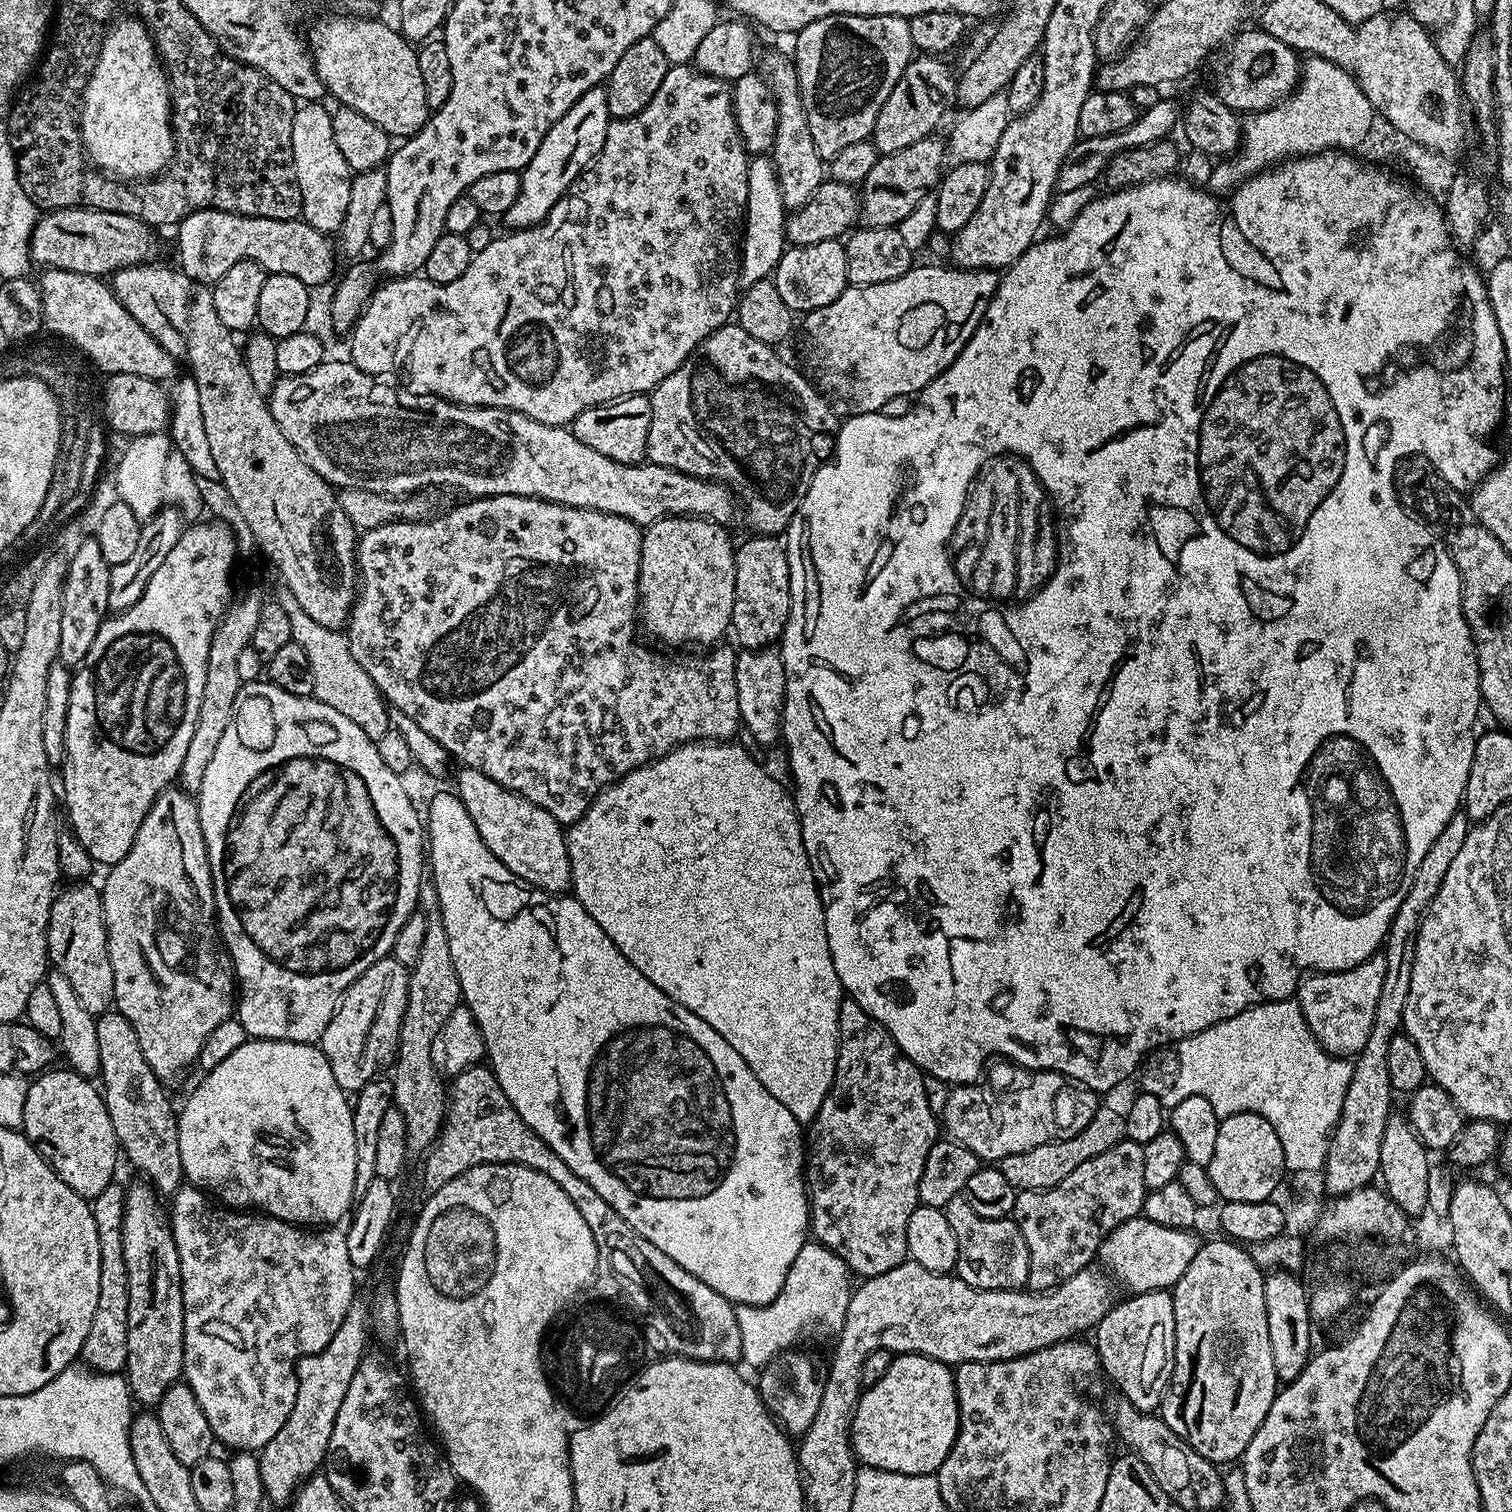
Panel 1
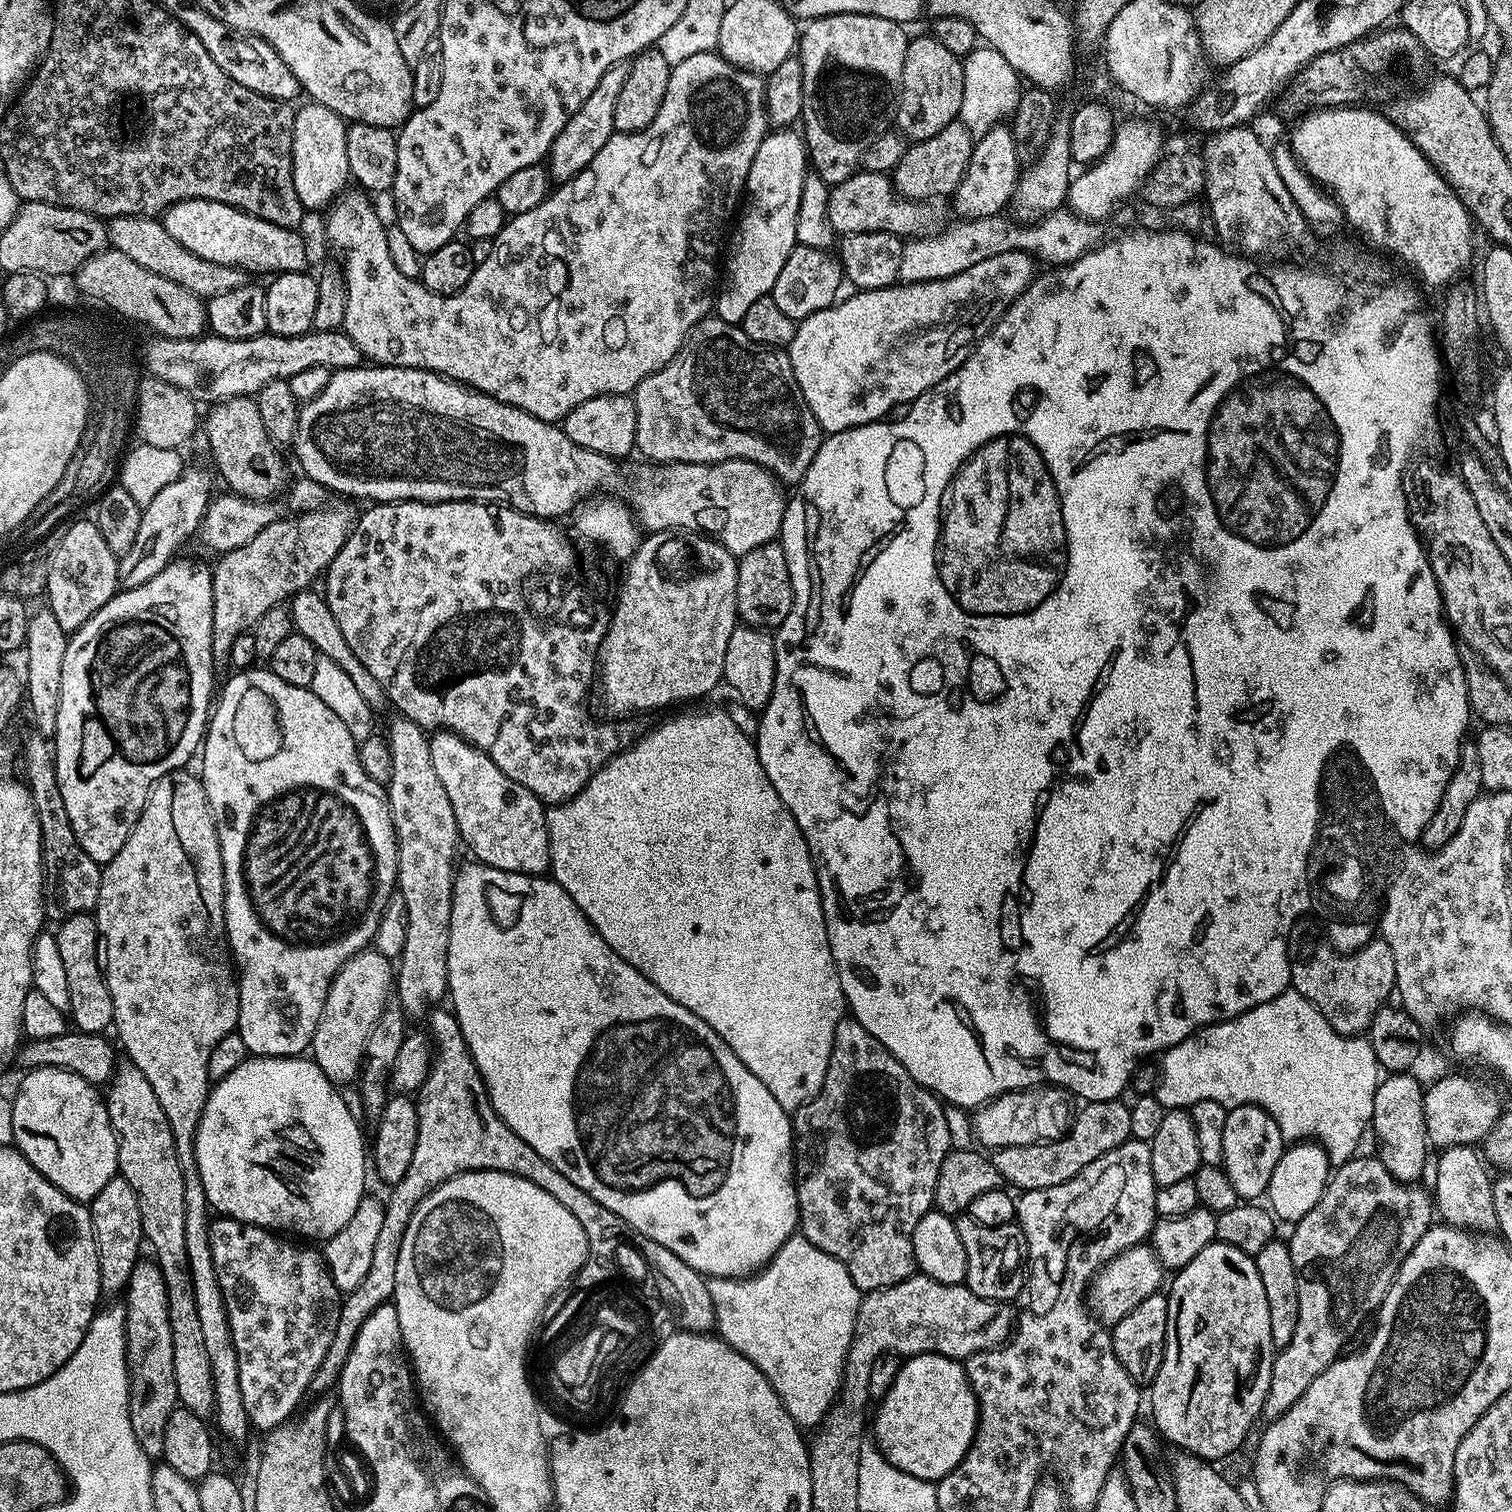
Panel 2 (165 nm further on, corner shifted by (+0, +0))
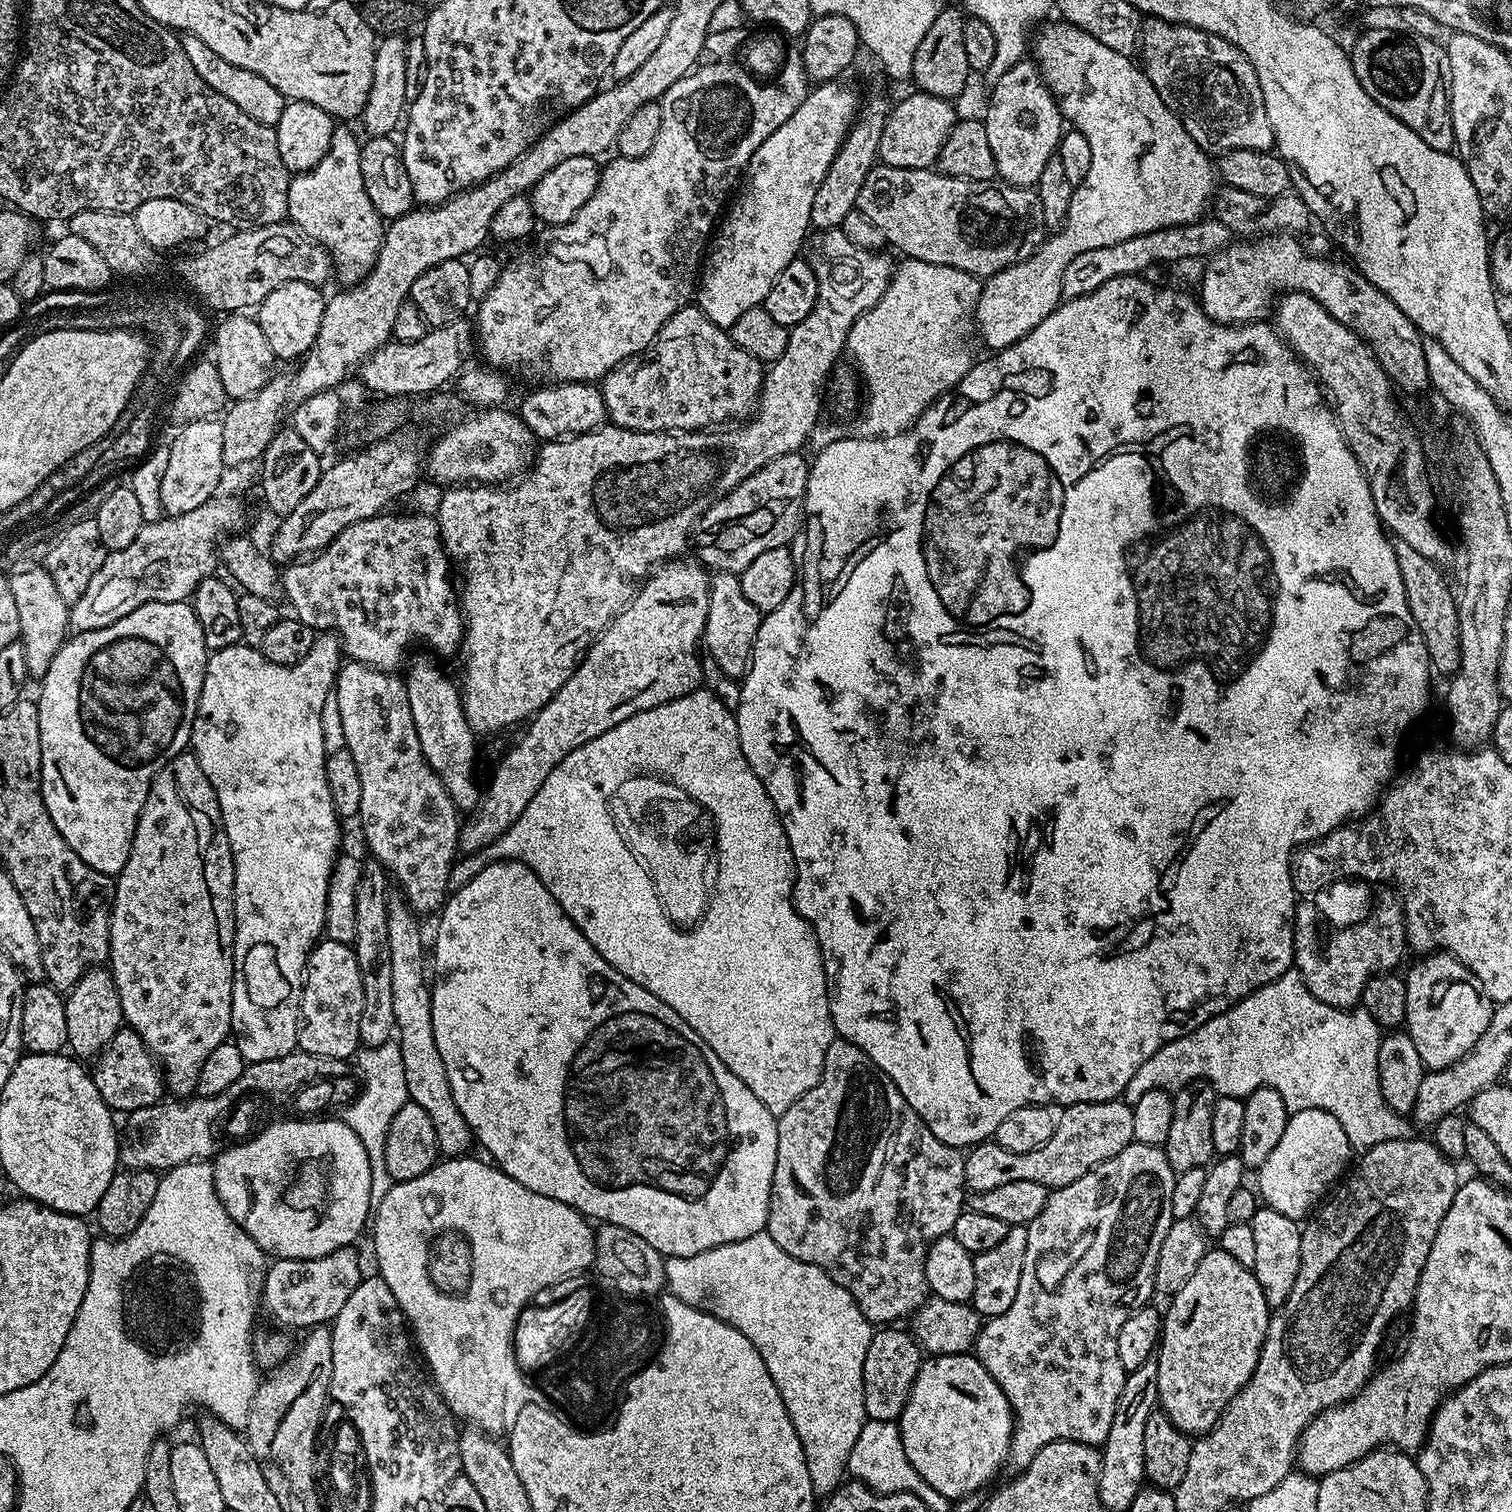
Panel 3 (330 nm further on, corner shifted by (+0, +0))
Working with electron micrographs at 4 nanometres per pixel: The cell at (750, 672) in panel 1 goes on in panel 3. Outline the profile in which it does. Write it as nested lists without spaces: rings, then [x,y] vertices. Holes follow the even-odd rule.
[[[713,571],[710,579],[712,594],[702,644],[706,652],[708,648],[713,662],[720,667],[721,674],[740,682],[752,665],[752,651],[760,629],[762,613],[754,606],[754,602],[750,602],[750,598],[746,598],[746,594],[742,594],[737,573]]]

